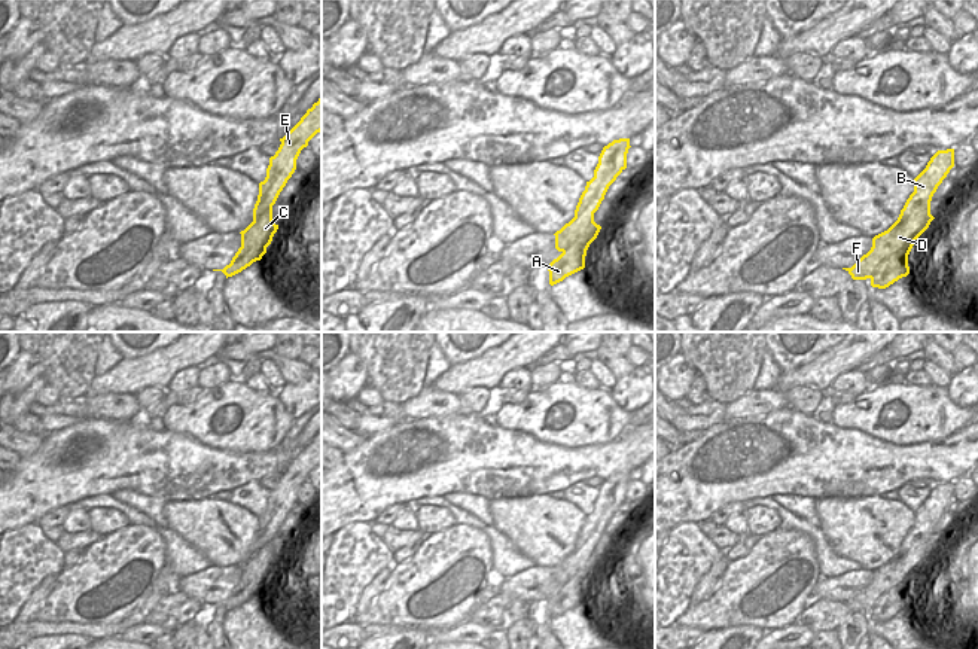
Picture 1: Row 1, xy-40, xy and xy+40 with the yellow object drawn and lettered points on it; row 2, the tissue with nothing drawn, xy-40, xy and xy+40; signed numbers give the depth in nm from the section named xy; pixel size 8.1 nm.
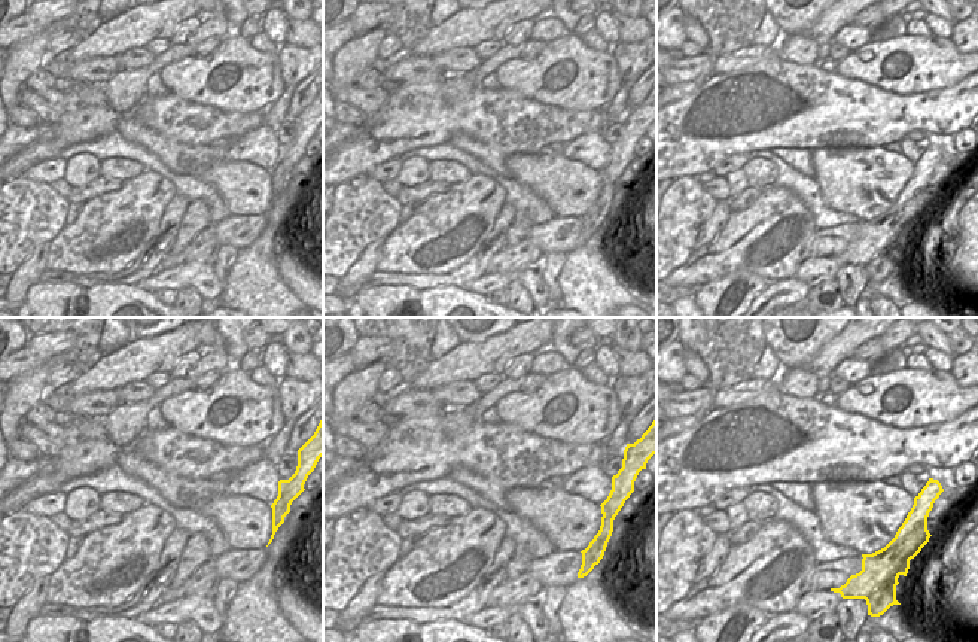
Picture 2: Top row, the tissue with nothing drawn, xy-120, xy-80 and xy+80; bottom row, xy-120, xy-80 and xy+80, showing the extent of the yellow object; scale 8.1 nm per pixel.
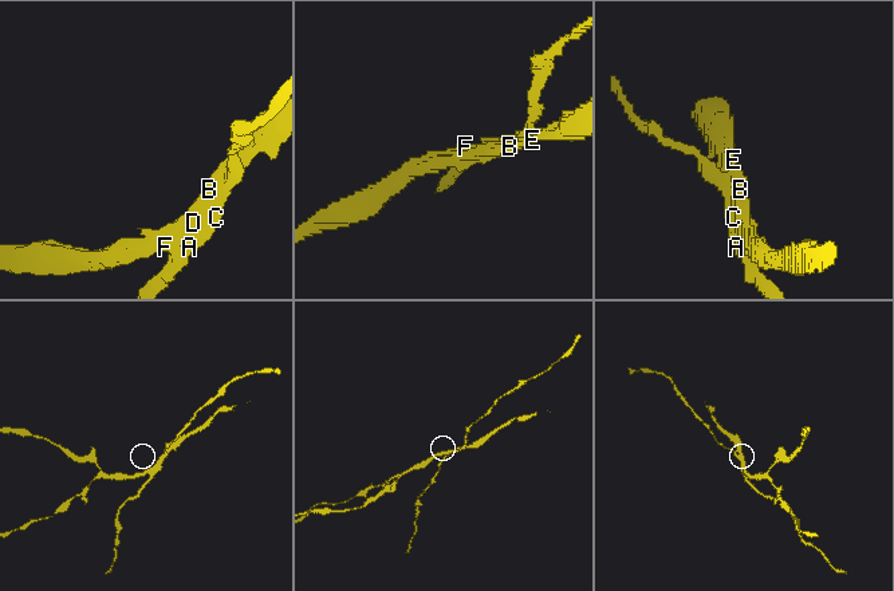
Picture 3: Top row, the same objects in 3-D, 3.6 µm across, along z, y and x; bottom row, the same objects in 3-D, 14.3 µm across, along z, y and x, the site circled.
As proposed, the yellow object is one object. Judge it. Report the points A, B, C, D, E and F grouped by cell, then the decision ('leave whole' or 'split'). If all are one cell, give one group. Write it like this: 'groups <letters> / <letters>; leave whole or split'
groups A C / B D E F; split

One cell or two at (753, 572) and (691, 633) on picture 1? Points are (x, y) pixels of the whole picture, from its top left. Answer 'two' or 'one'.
two

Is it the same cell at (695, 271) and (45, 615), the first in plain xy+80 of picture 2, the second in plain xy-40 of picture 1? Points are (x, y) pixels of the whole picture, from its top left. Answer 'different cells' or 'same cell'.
same cell

